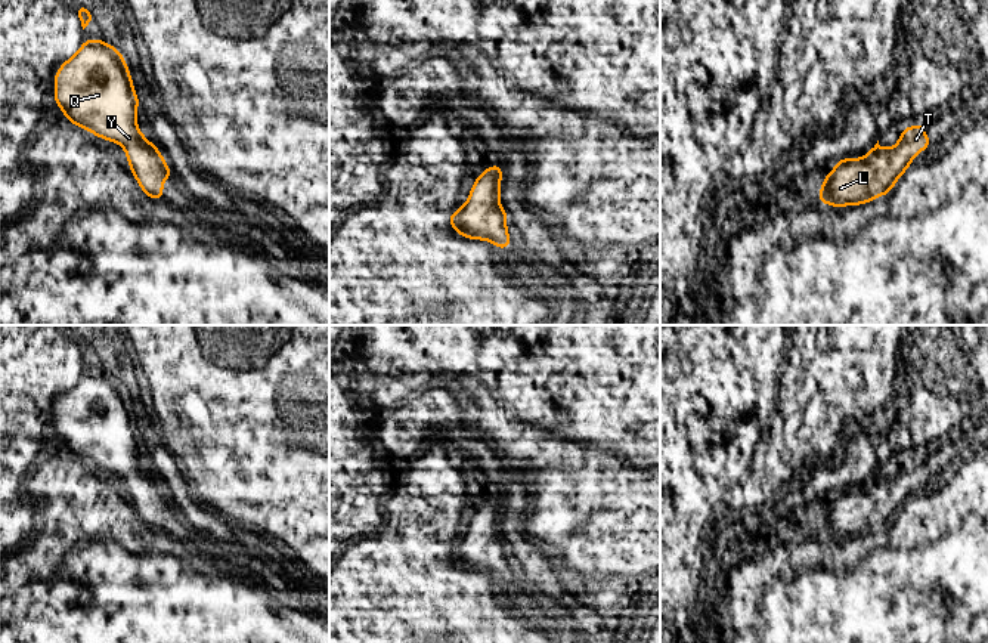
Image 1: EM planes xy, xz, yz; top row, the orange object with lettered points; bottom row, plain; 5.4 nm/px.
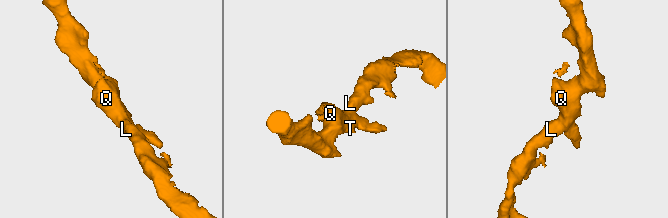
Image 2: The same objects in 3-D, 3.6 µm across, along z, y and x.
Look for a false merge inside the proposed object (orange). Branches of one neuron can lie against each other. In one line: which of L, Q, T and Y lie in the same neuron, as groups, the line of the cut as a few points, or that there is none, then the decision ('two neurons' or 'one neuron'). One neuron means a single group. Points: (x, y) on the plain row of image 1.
L Q T Y | no cut | one neuron

